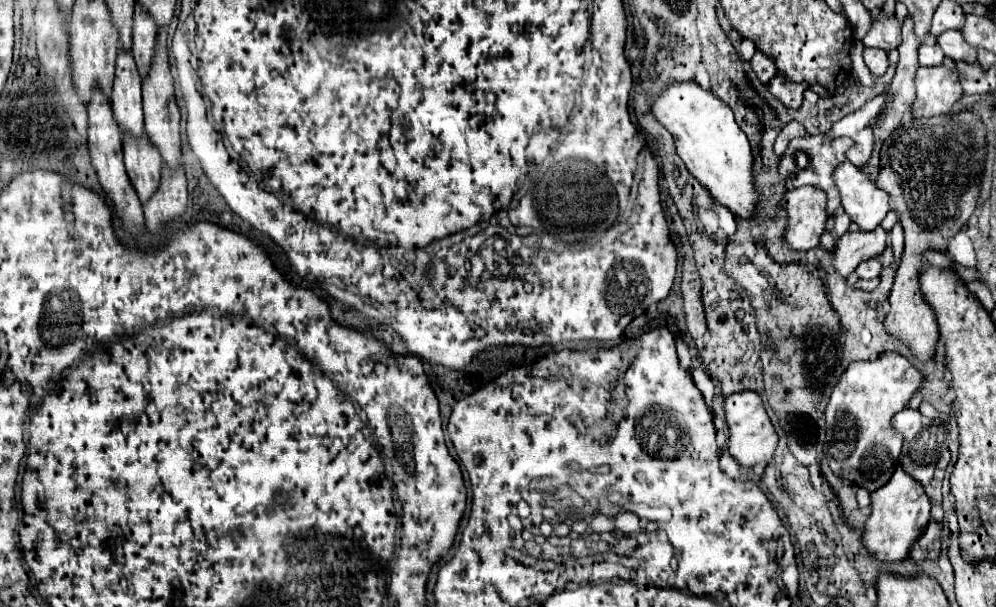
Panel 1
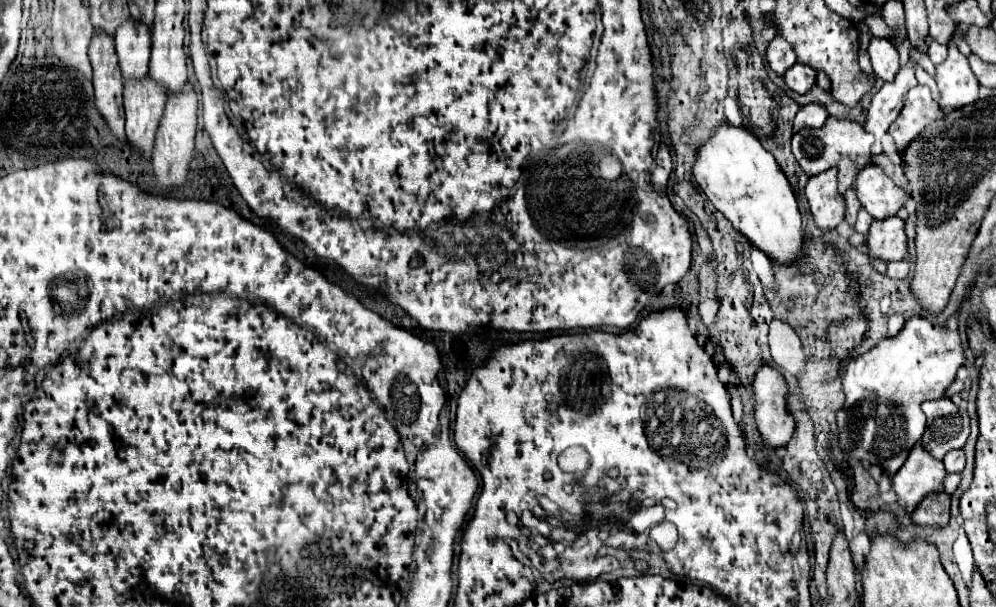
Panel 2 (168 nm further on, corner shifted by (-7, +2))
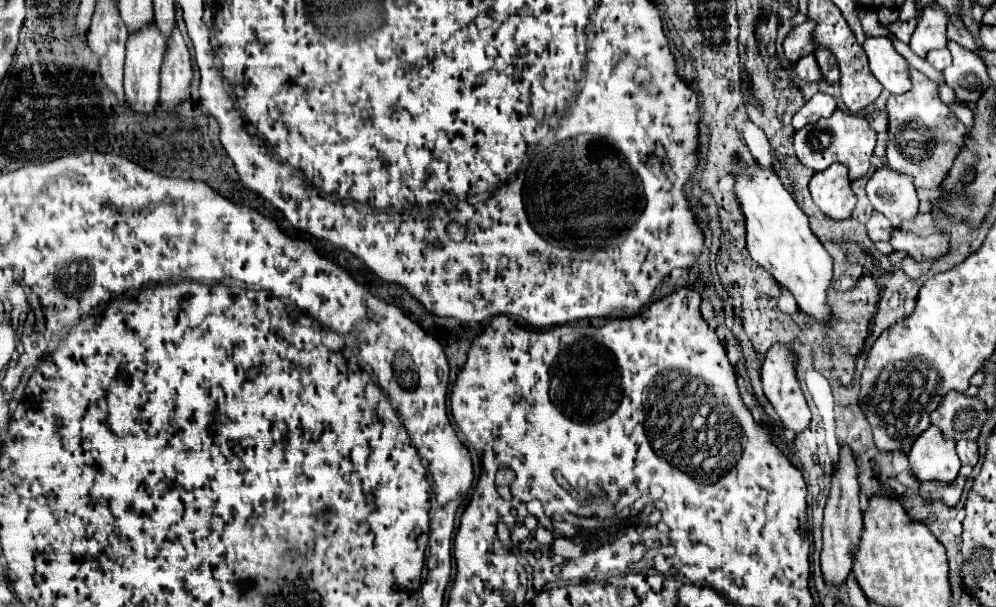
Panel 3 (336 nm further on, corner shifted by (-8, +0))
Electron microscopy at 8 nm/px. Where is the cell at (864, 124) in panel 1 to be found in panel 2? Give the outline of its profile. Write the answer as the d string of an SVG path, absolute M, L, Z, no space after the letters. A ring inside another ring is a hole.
M912 60L898 70L894 82L886 82L874 96L870 102L870 108L866 112L866 122L864 122L864 130L868 130L870 134L876 136L876 142L872 146L872 154L882 154L882 146L880 146L880 138L888 132L890 124L894 122L894 118L900 114L902 106L904 106L904 98L908 94L910 88L914 88L918 82L914 78L914 70L912 70Z

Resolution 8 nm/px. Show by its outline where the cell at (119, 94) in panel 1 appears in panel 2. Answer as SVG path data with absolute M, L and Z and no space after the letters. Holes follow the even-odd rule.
M128 18L120 30L114 34L118 66L122 78L128 80L144 80L148 76L148 60L150 60L150 28L142 22L132 22Z

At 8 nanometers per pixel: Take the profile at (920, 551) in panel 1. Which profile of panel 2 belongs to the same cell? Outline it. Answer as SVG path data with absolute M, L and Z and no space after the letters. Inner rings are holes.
M944 494L926 496L916 512L912 512L912 522L916 526L946 526L950 520L950 498Z

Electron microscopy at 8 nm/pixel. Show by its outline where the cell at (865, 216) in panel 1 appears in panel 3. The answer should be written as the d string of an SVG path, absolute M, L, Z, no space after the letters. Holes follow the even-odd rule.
M887 166L877 168L867 184L867 196L877 212L887 216L895 228L903 220L913 220L919 212L919 198L909 176Z

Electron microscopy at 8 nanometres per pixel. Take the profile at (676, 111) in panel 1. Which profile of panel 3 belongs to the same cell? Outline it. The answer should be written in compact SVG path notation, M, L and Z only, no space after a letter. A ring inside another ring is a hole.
M763 166L749 168L737 178L735 194L747 220L747 250L751 258L795 296L805 314L819 322L829 322L833 316L827 288L833 278L833 260L819 238L811 232L807 216L785 190L779 176Z

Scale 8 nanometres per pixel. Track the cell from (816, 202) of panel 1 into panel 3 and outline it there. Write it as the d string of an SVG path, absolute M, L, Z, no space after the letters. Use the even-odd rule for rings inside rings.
M831 164L825 172L815 172L809 190L819 210L833 220L849 218L857 204L857 196L851 190L849 170L843 164Z

